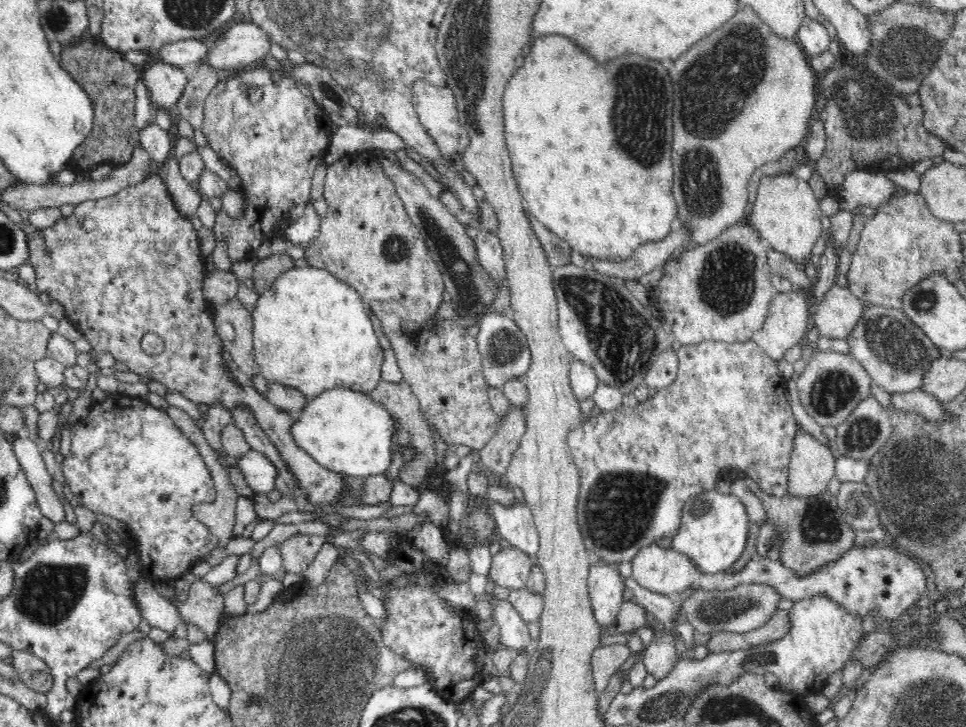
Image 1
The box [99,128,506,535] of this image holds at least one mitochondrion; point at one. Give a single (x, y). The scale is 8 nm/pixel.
(468, 298)

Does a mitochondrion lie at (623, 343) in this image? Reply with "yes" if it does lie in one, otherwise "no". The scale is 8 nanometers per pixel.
yes

